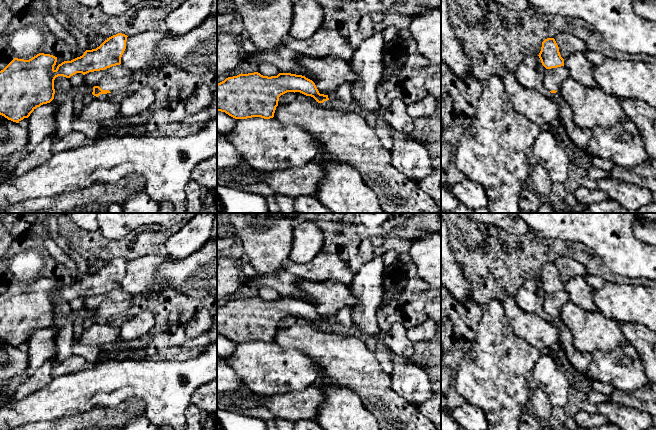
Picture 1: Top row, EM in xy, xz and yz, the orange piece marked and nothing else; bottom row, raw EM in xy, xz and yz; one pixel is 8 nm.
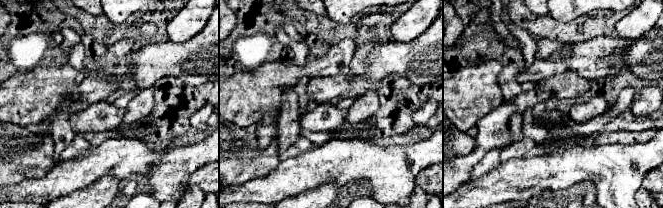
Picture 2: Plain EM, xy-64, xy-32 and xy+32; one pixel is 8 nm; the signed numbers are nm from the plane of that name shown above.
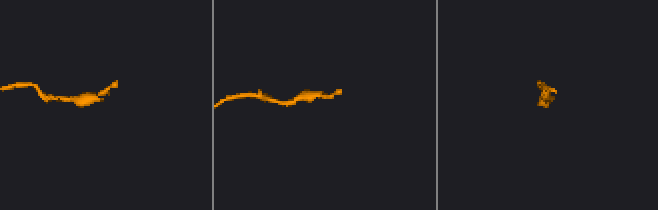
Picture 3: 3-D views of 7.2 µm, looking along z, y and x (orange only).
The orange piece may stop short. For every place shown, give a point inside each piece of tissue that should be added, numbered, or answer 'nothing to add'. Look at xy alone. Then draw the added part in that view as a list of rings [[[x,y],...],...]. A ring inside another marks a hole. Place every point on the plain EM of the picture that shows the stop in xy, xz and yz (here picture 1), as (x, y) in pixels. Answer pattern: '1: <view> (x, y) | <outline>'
1: xy (115, 303) | [[[120,288],[85,298],[83,308],[89,311],[99,310],[102,314],[109,314],[114,318],[124,315],[127,308],[131,306],[132,299],[131,294]]]

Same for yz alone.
1: yz (552, 302) | [[[565,290],[546,293],[541,300],[543,308],[548,315],[560,316],[562,306],[569,301],[569,295]]]

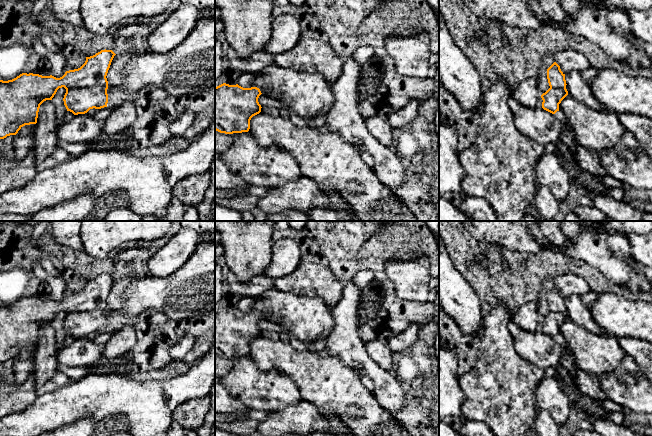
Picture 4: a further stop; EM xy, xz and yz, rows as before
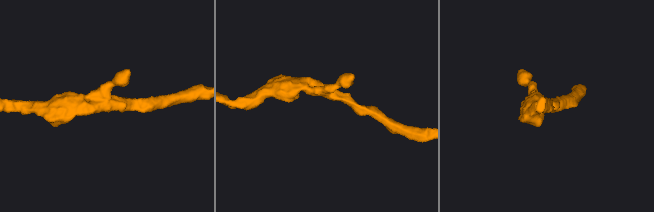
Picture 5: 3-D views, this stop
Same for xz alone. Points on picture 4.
nothing to add

